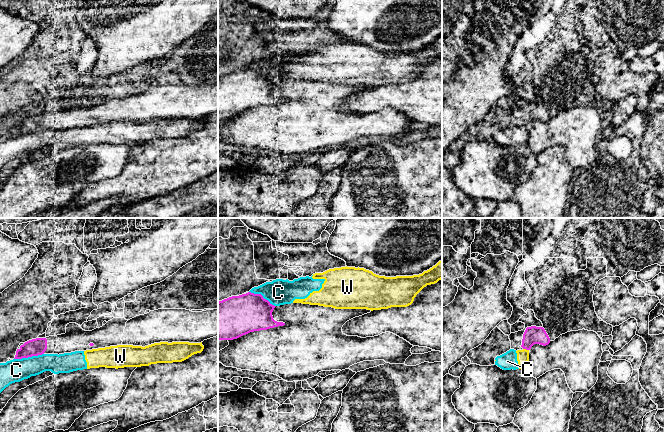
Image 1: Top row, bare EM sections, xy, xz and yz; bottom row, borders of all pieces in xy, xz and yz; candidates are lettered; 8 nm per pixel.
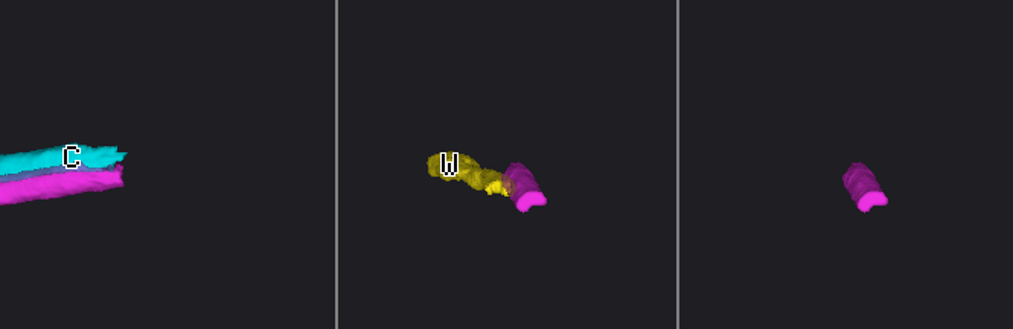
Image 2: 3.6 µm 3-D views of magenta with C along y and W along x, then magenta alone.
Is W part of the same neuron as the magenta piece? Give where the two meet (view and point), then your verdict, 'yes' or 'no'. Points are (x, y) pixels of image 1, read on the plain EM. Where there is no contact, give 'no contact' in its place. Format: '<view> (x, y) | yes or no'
yz (526, 125) | no

